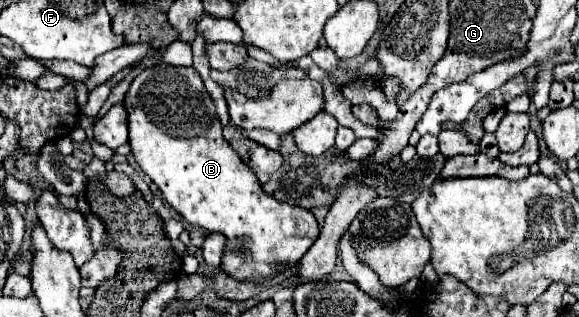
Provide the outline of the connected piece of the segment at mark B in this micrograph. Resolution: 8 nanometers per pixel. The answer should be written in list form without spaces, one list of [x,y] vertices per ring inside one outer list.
[[[152,66],[142,70],[130,84],[130,90],[126,92],[124,98],[124,108],[128,114],[128,144],[132,148],[134,160],[138,162],[138,166],[142,168],[142,172],[148,172],[148,178],[158,186],[158,190],[162,192],[162,196],[166,198],[166,202],[184,218],[188,220],[192,226],[200,226],[206,228],[208,232],[220,232],[226,236],[226,260],[222,260],[222,270],[230,272],[230,276],[238,278],[238,280],[258,280],[258,276],[274,276],[274,272],[278,272],[278,268],[286,268],[286,264],[296,264],[306,250],[310,248],[310,244],[314,244],[314,240],[318,238],[318,222],[314,218],[314,214],[306,208],[298,208],[298,206],[290,206],[290,204],[282,204],[278,200],[274,200],[272,196],[268,198],[266,192],[262,192],[262,186],[258,184],[258,178],[254,176],[254,172],[250,172],[250,168],[246,168],[246,164],[242,164],[242,160],[238,160],[236,152],[230,148],[230,144],[226,144],[224,136],[222,136],[222,124],[216,118],[216,108],[214,102],[210,98],[210,94],[206,92],[202,78],[198,76],[198,72],[194,72],[194,68],[182,68],[182,66]]]

